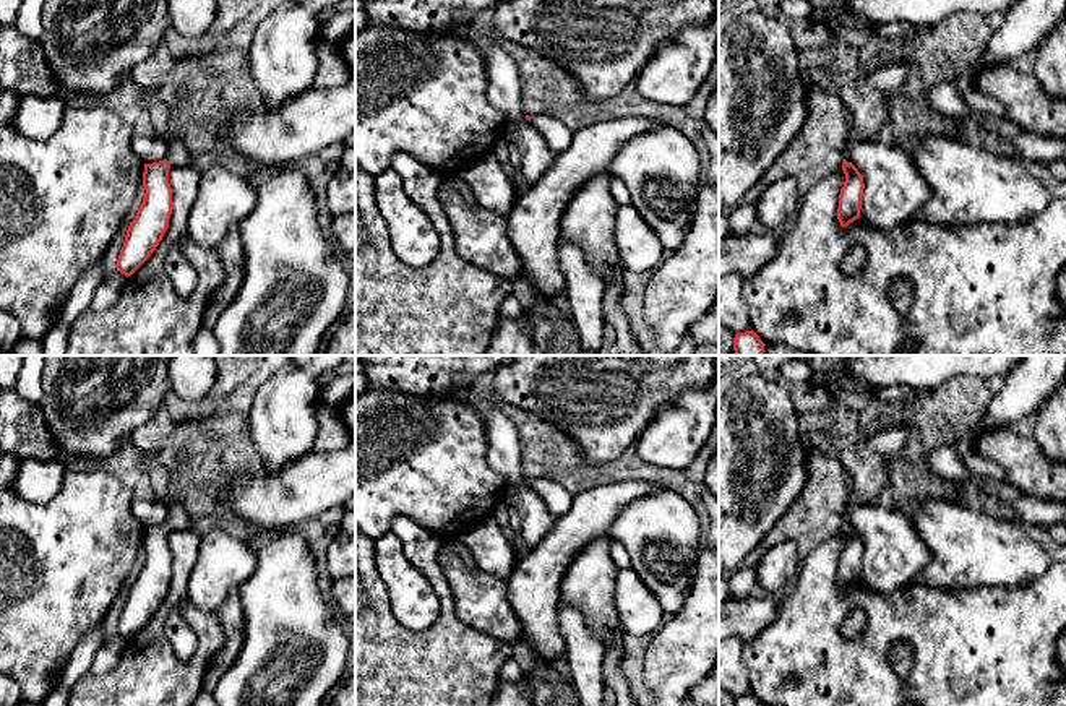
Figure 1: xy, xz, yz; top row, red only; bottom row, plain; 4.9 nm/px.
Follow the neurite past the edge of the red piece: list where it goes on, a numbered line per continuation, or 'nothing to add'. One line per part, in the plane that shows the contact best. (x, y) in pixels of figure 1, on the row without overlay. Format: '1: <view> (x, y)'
1: xy (177, 518)

